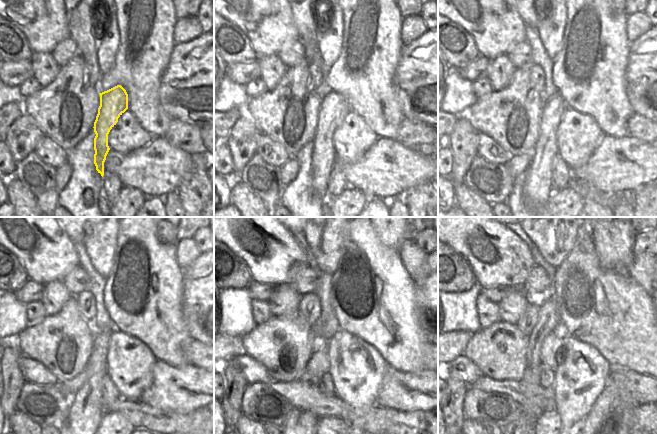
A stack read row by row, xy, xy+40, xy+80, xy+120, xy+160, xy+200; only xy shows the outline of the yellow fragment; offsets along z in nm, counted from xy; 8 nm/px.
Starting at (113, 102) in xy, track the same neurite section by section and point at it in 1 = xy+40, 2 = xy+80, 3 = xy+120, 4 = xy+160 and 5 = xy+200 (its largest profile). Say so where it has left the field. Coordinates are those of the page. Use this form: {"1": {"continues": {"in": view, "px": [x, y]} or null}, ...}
{"1": {"continues": {"in": "xy+40", "px": [333, 107]}}, "2": {"continues": {"in": "xy+80", "px": [537, 188]}}, "3": {"continues": {"in": "xy+120", "px": [85, 413]}}, "4": {"continues": {"in": "xy+160", "px": [300, 420]}}, "5": {"continues": {"in": "xy+200", "px": [523, 420]}}}

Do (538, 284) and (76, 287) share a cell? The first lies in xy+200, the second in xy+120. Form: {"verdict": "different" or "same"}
{"verdict": "same"}

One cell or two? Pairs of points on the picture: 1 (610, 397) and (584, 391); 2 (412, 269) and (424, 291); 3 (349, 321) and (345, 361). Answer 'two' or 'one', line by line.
1: two
2: two
3: two

